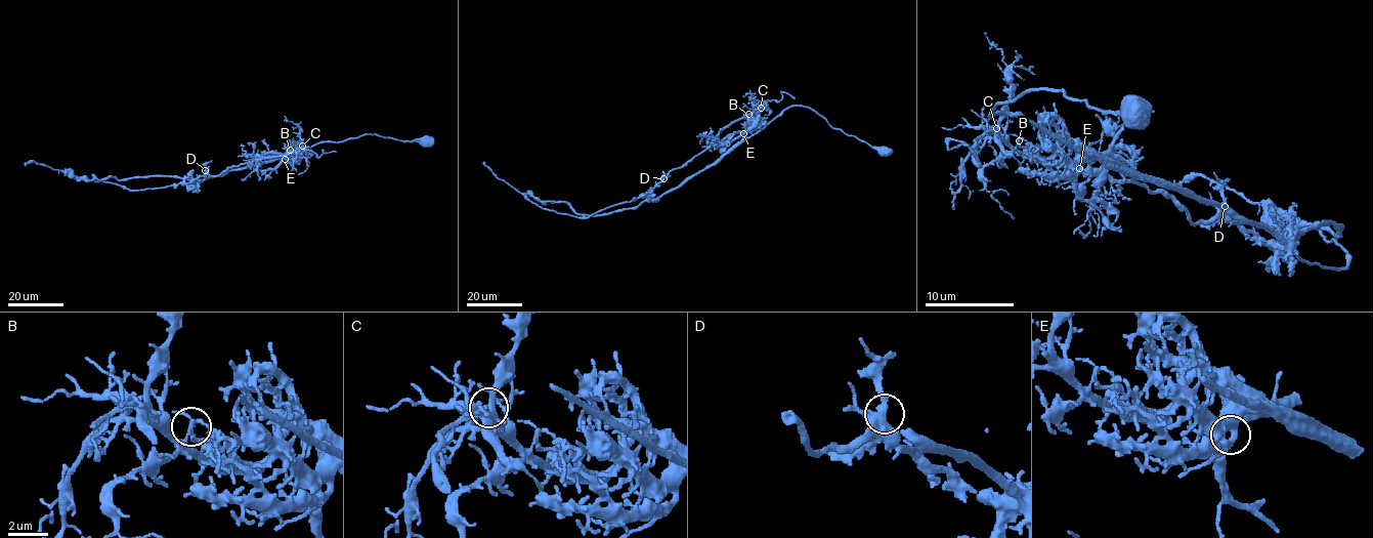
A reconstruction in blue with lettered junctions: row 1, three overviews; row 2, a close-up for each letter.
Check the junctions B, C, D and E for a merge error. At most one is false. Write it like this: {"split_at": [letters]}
{"split_at": ["B"]}

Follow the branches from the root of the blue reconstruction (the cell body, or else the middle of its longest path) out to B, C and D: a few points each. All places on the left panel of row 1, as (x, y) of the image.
B: (425, 142), (422, 145), (365, 134), (340, 141), (317, 142), (293, 154), (288, 151), (289, 155), (290, 151)
C: (425, 142), (422, 145), (365, 134), (340, 141), (317, 142), (300, 153), (288, 151), (287, 154), (302, 146)
D: (425, 142), (365, 134), (317, 142), (293, 154), (266, 153), (216, 175), (205, 170)

